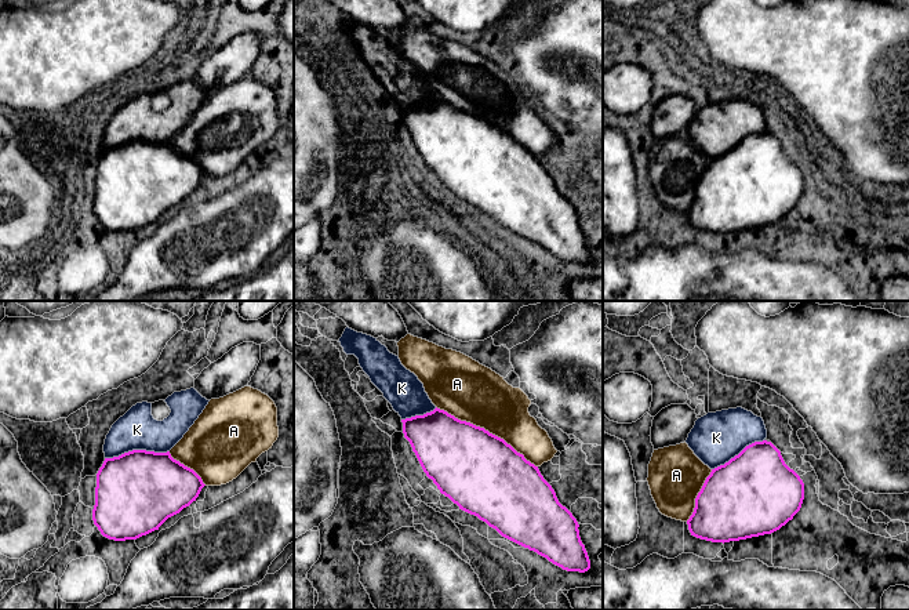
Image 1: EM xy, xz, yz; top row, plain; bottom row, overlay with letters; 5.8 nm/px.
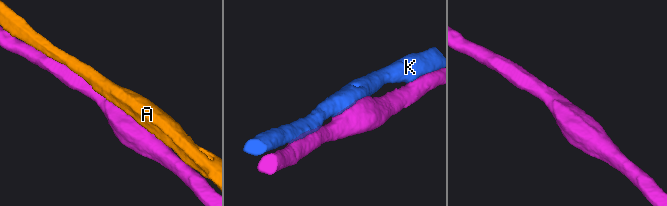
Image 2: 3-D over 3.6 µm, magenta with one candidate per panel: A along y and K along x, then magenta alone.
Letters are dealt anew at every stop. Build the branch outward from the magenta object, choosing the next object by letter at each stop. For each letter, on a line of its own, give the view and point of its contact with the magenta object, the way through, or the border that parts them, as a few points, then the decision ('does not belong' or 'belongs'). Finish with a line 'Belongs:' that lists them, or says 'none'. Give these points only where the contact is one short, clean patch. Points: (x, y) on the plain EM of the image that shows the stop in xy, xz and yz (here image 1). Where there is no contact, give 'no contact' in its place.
A: meets magenta in xz at (487, 122); does not belong
K: meets magenta in xy at (137, 141); does not belong
Belongs: none

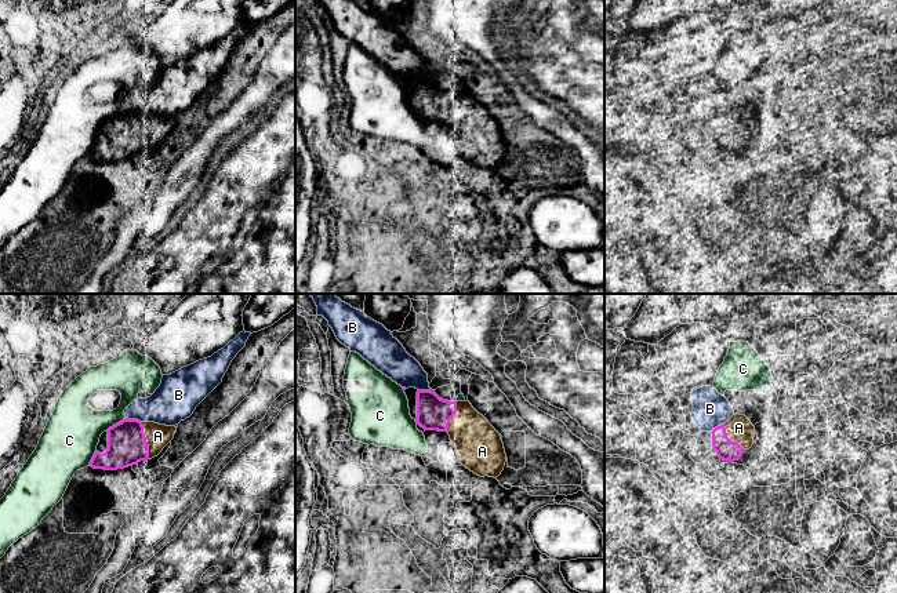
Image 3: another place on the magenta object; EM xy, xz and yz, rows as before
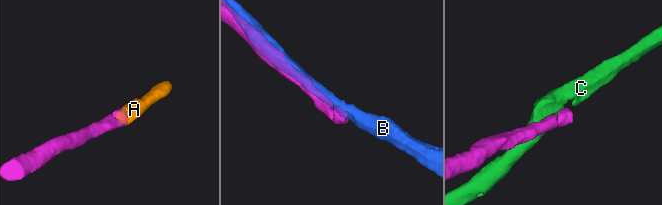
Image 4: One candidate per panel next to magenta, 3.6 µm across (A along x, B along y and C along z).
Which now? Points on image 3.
A: meets magenta in xy at (145, 131); belongs
B: meets magenta in xy at (134, 111); does not belong
C: meets magenta in xy at (116, 115); does not belong
Belongs: A

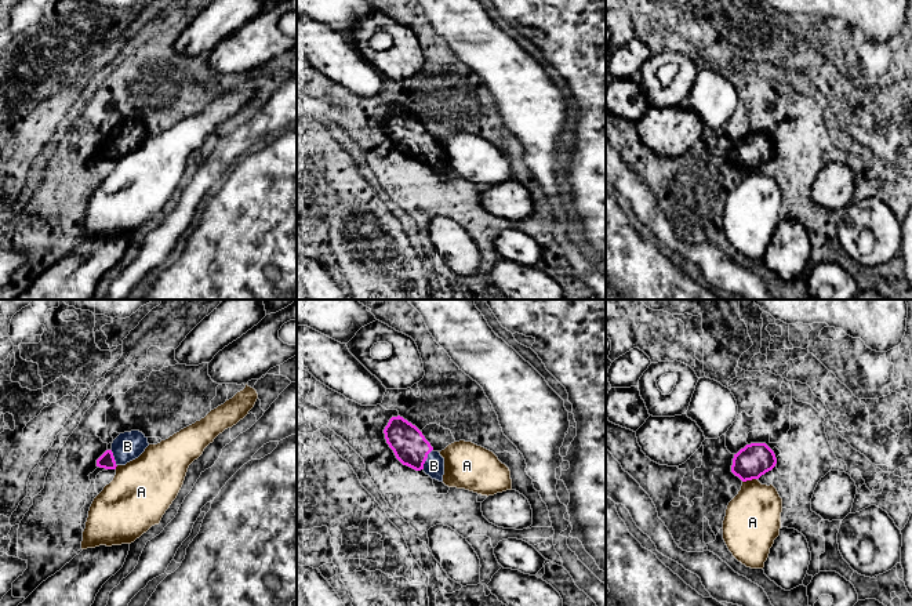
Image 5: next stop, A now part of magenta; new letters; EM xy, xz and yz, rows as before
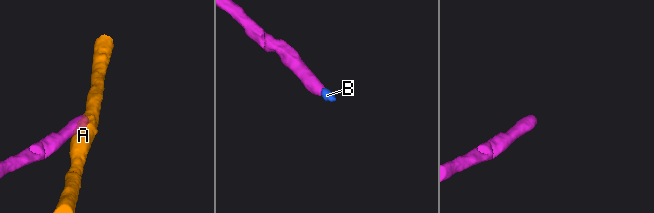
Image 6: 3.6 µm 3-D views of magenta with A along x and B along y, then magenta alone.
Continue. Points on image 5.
A: meets magenta in yz at (749, 170); border along yz (756, 169), (742, 173); does not belong
B: meets magenta in xz at (427, 148); runs through xz (411, 140), (427, 148), (433, 156); belongs
Belongs: B

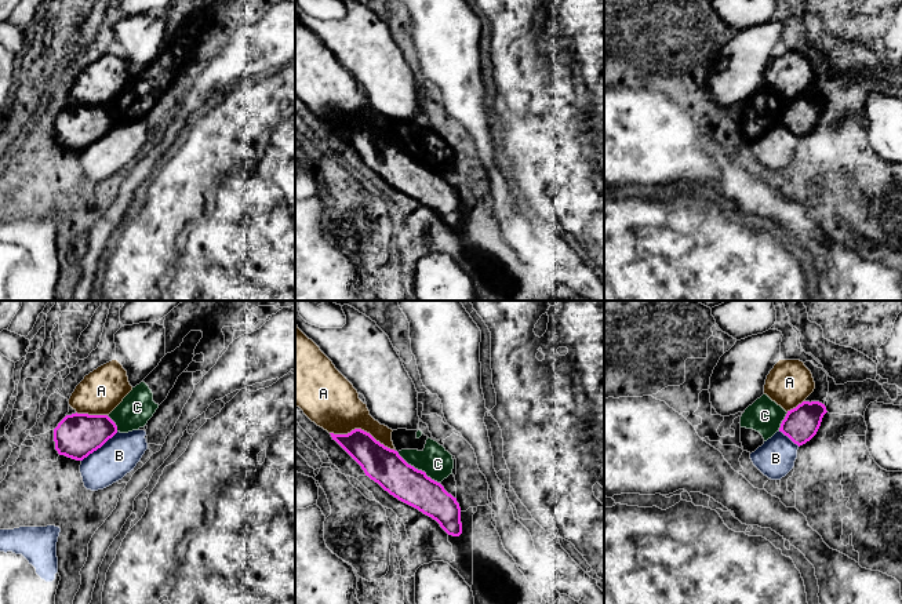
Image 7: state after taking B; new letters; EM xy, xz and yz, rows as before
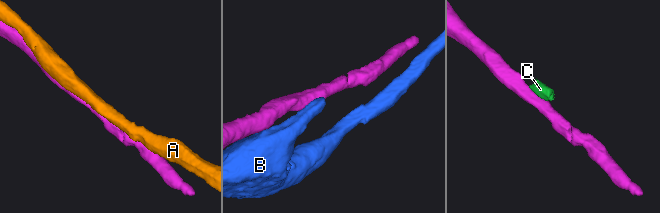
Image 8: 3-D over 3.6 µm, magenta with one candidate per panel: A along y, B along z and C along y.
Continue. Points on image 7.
A: meets magenta in xz at (363, 122); does not belong
B: meets magenta in xy at (99, 138); border along xy (117, 123), (82, 152); does not belong
C: meets magenta in xz at (417, 160); border along xz (397, 144), (408, 155), (439, 174); does not belong
Belongs: none

